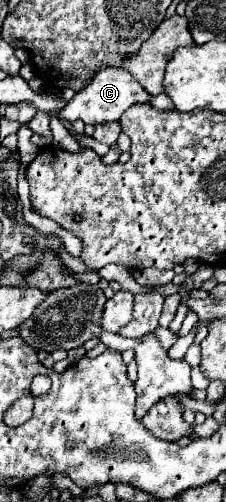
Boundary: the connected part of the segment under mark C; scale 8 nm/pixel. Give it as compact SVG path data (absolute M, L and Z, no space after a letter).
M105 67L89 81L89 85L83 91L79 91L67 103L67 107L59 113L59 117L69 123L81 119L83 123L91 123L91 125L105 123L105 121L119 121L121 115L127 111L127 107L131 107L133 103L149 103L149 99L151 95L133 79L133 75L129 75L129 71Z

